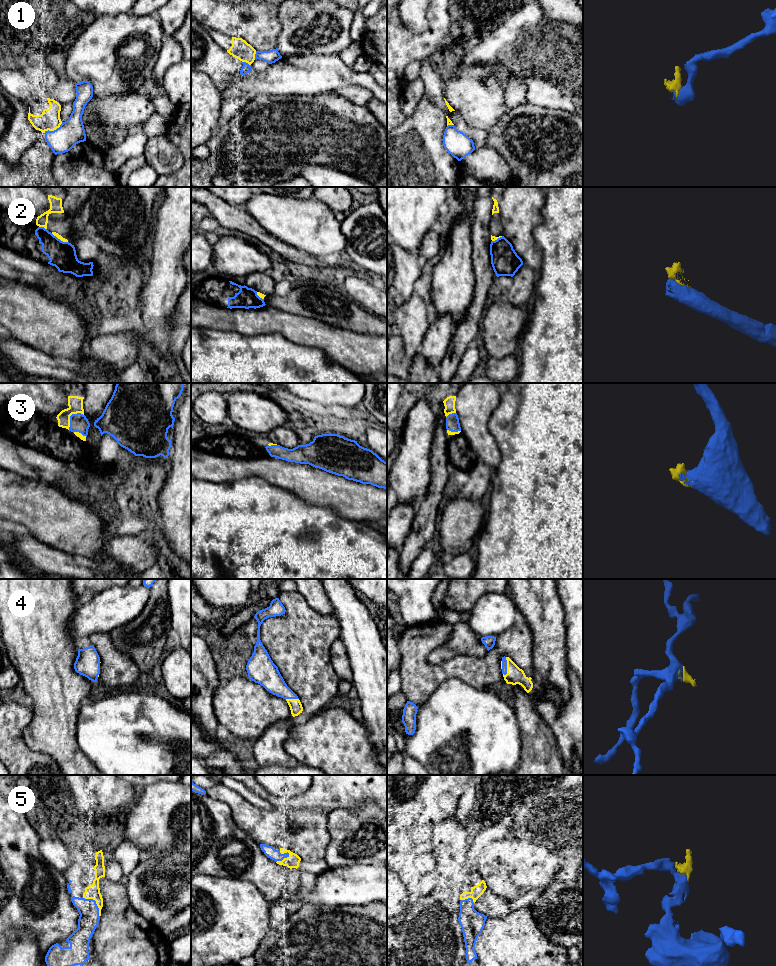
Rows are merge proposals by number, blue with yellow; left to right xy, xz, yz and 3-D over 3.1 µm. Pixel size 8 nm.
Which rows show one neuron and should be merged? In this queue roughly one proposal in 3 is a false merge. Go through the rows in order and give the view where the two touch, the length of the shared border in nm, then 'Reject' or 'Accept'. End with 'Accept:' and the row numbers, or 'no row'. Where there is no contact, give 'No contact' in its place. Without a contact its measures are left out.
1: Touches blue in xy. Shared border 170 nm. Reject
2: Touches blue in xy. Shared border 150 nm. Reject
3: Touches blue in xy. Shared border 180 nm. Accept
4: Touches blue in yz. Shared border 150 nm. Accept
5: Touches blue in xy. Shared border 200 nm. Accept
Accept: 3, 4, 5

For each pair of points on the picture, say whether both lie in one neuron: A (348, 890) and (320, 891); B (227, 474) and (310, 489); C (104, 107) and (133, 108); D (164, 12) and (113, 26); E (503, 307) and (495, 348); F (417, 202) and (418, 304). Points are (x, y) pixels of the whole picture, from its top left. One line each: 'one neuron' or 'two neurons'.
A: one neuron
B: one neuron
C: one neuron
D: two neurons
E: one neuron
F: two neurons

